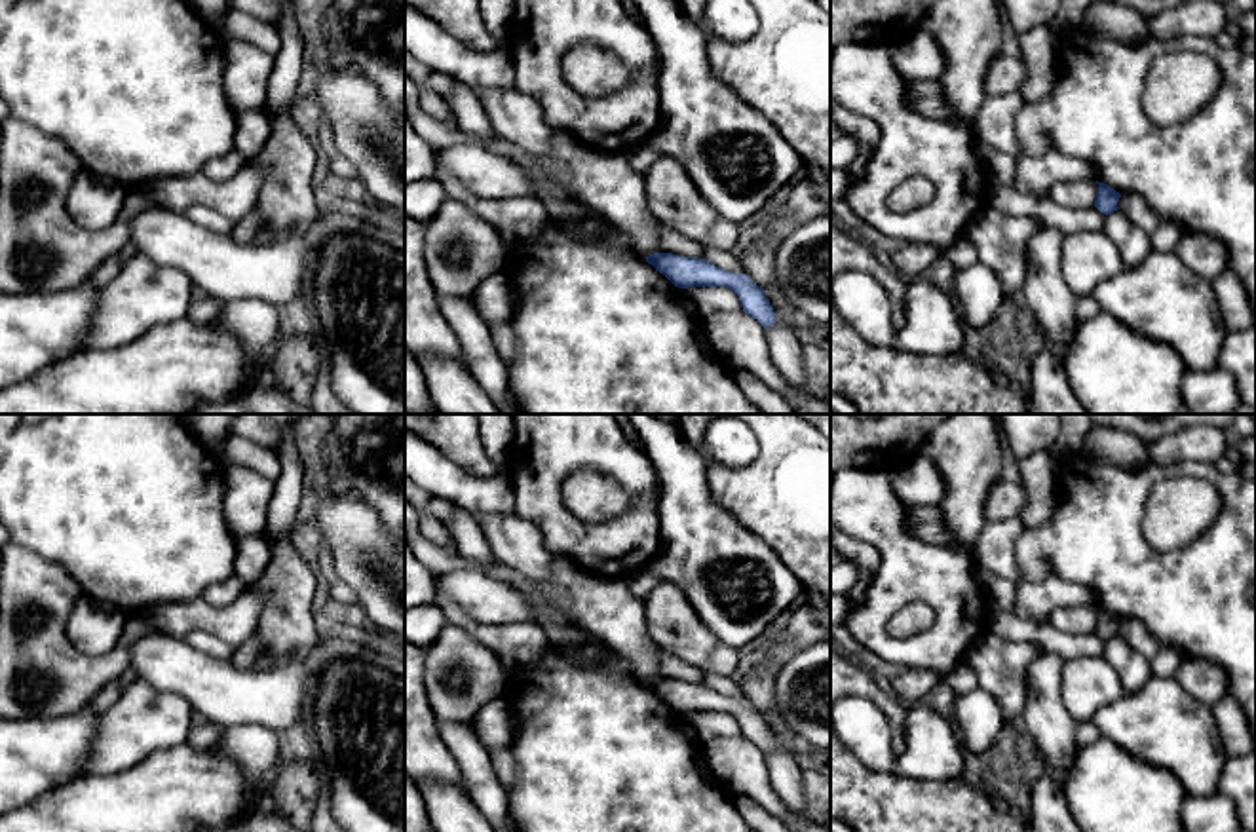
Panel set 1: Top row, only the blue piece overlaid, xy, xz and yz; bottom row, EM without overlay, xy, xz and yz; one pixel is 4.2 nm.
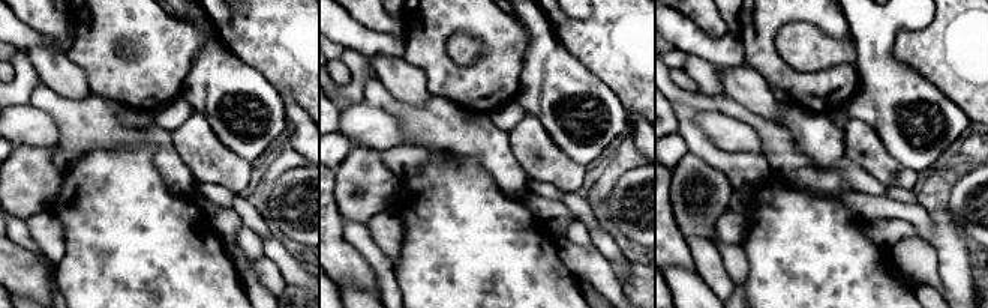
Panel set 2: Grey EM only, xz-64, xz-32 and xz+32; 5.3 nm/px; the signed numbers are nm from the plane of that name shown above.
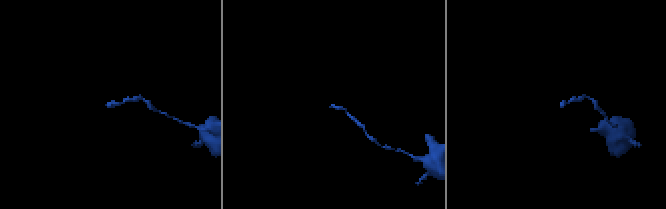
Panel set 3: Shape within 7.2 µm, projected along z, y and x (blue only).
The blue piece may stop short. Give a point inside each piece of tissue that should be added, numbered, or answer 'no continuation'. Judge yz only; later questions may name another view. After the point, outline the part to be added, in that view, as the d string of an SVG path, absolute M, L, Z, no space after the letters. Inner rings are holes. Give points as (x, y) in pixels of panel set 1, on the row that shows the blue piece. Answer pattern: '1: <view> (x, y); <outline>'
no continuation

